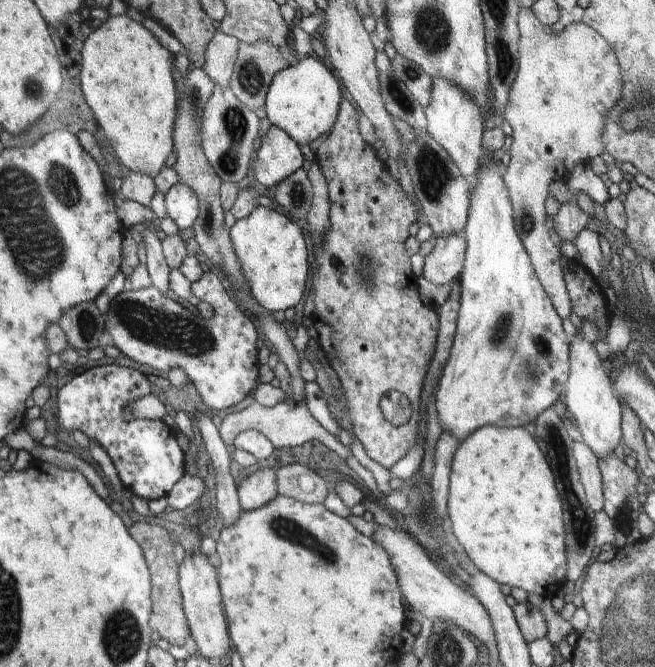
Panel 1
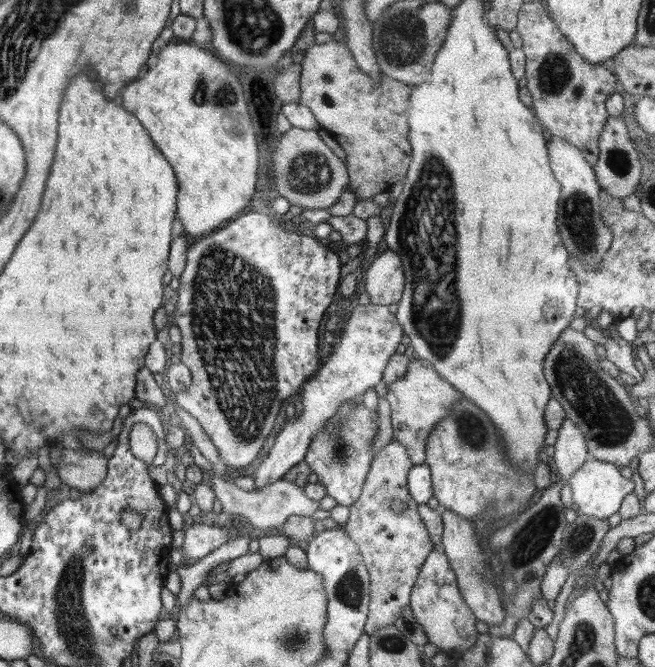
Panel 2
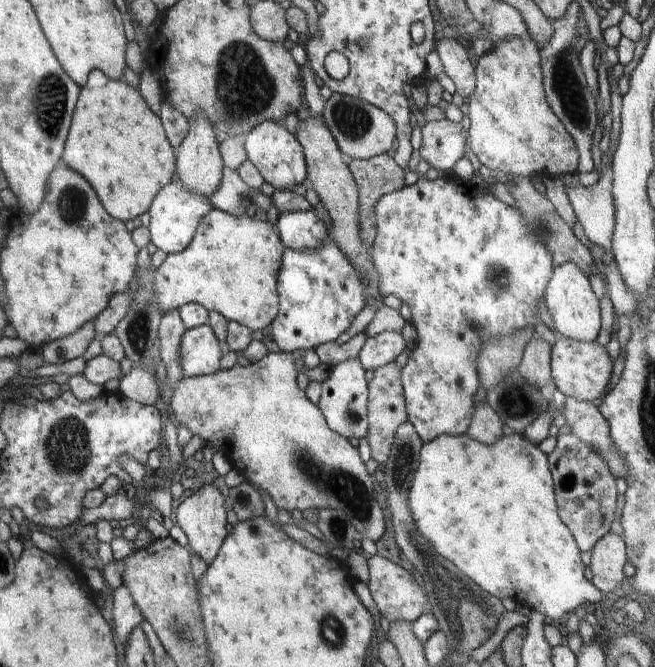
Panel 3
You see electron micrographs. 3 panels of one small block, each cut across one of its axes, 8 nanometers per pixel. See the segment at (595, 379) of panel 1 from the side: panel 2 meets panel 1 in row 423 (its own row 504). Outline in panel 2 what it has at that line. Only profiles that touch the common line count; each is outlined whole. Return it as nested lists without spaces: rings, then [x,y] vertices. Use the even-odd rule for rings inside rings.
[[[589,458],[582,467],[578,468],[573,478],[568,479],[568,485],[572,489],[573,504],[578,514],[604,520],[619,512],[624,497],[634,492],[635,484],[632,479],[622,476],[618,466]]]

